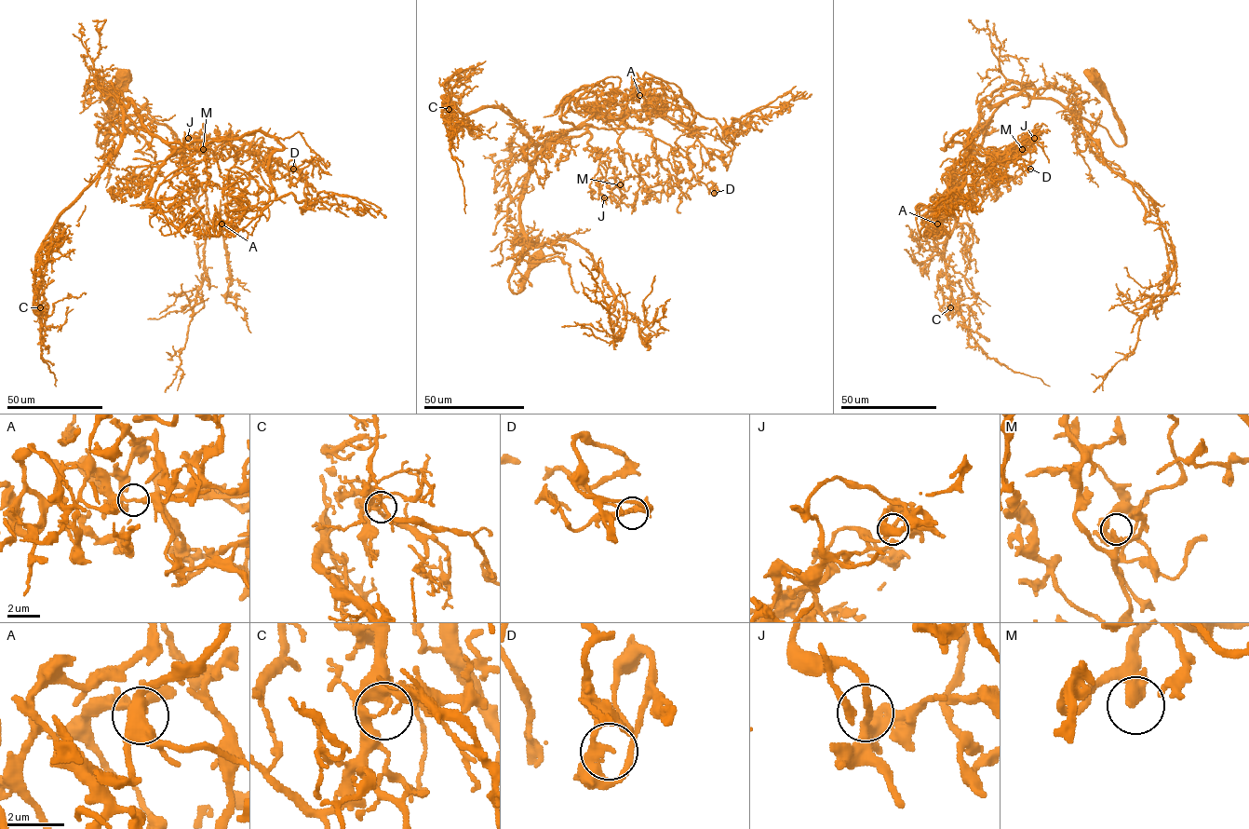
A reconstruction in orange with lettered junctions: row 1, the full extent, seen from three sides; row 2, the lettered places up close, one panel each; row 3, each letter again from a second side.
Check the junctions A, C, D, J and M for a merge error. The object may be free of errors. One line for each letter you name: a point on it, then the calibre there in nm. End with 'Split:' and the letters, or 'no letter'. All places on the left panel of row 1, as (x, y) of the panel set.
Split: no letter

